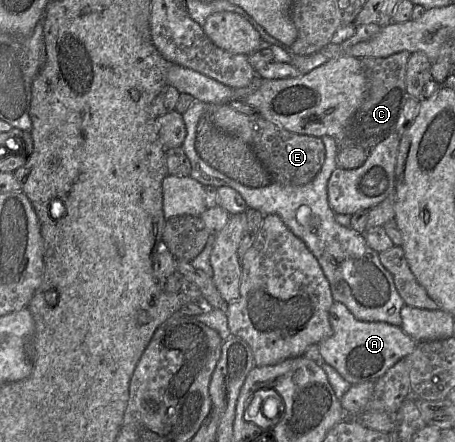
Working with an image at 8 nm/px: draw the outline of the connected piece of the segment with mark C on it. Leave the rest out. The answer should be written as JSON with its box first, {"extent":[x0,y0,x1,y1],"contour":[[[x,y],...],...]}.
{"extent":[337,51,409,152],"contour":[[[401,51],[389,57],[359,58],[367,81],[364,100],[348,123],[343,136],[337,139],[338,150],[358,147],[369,152],[393,134],[402,135],[403,107],[409,97],[406,89],[406,70],[409,52]]]}

